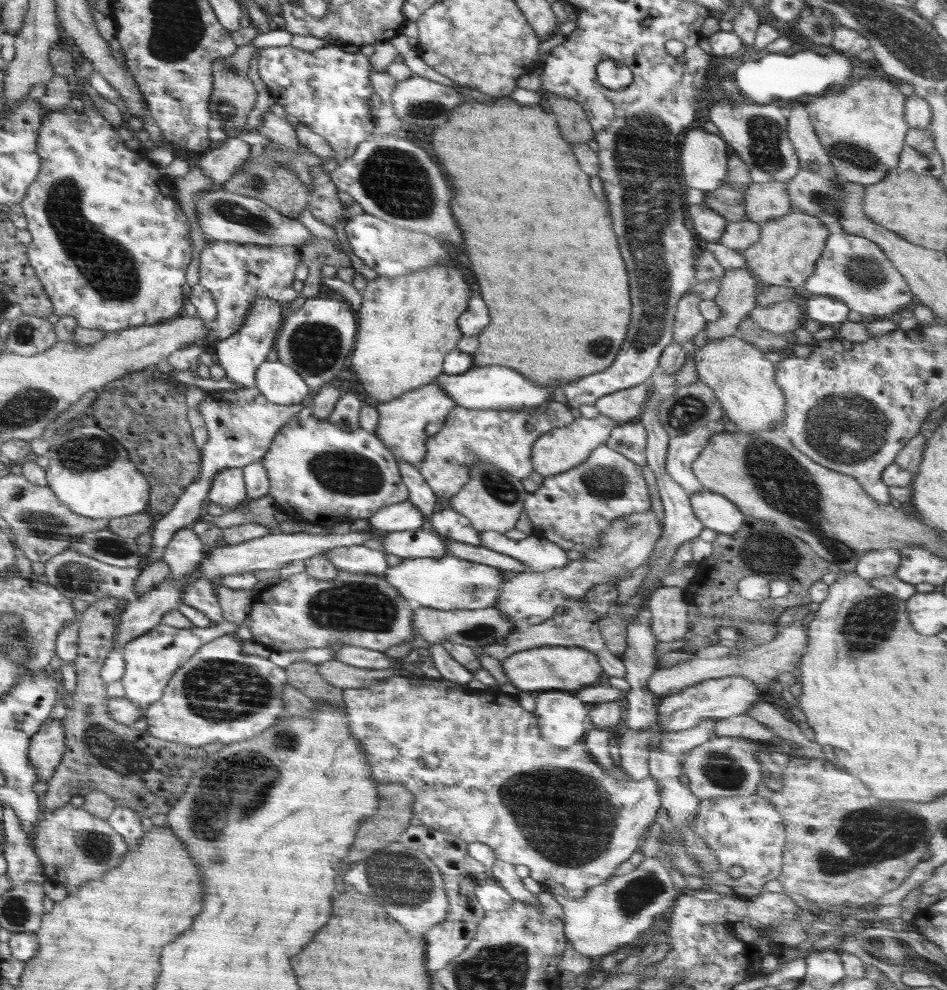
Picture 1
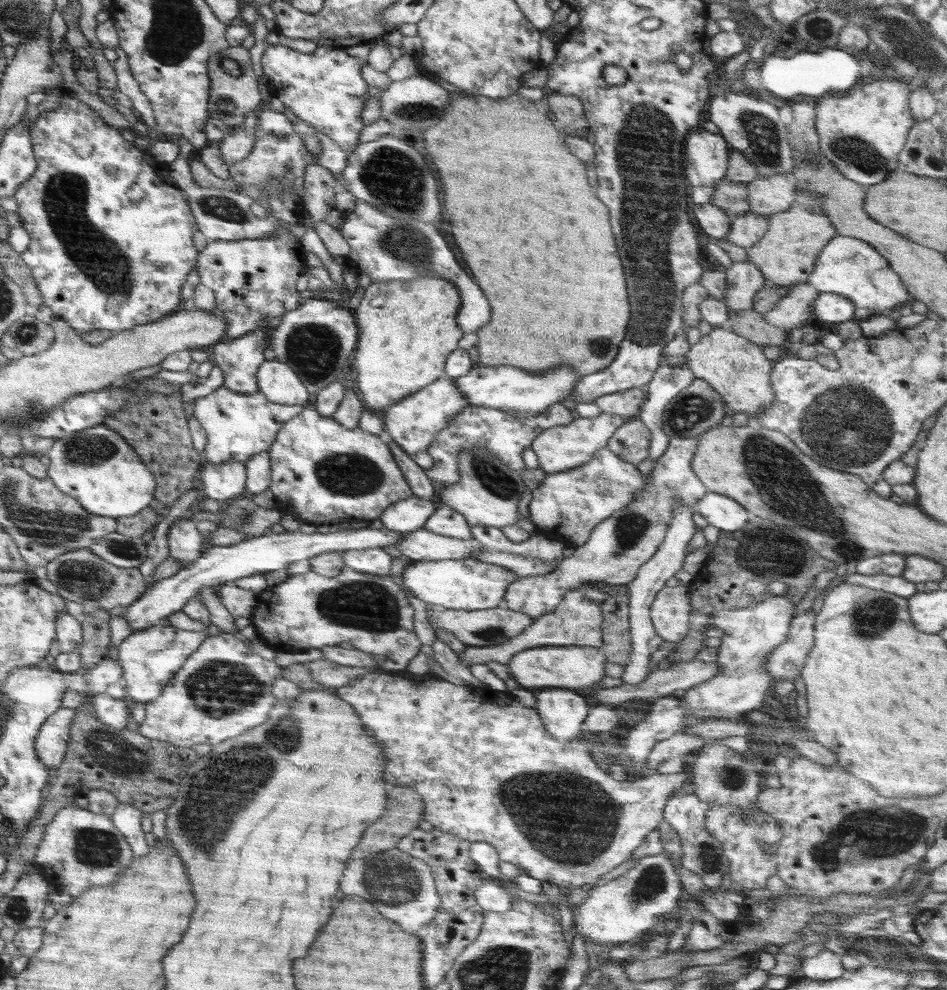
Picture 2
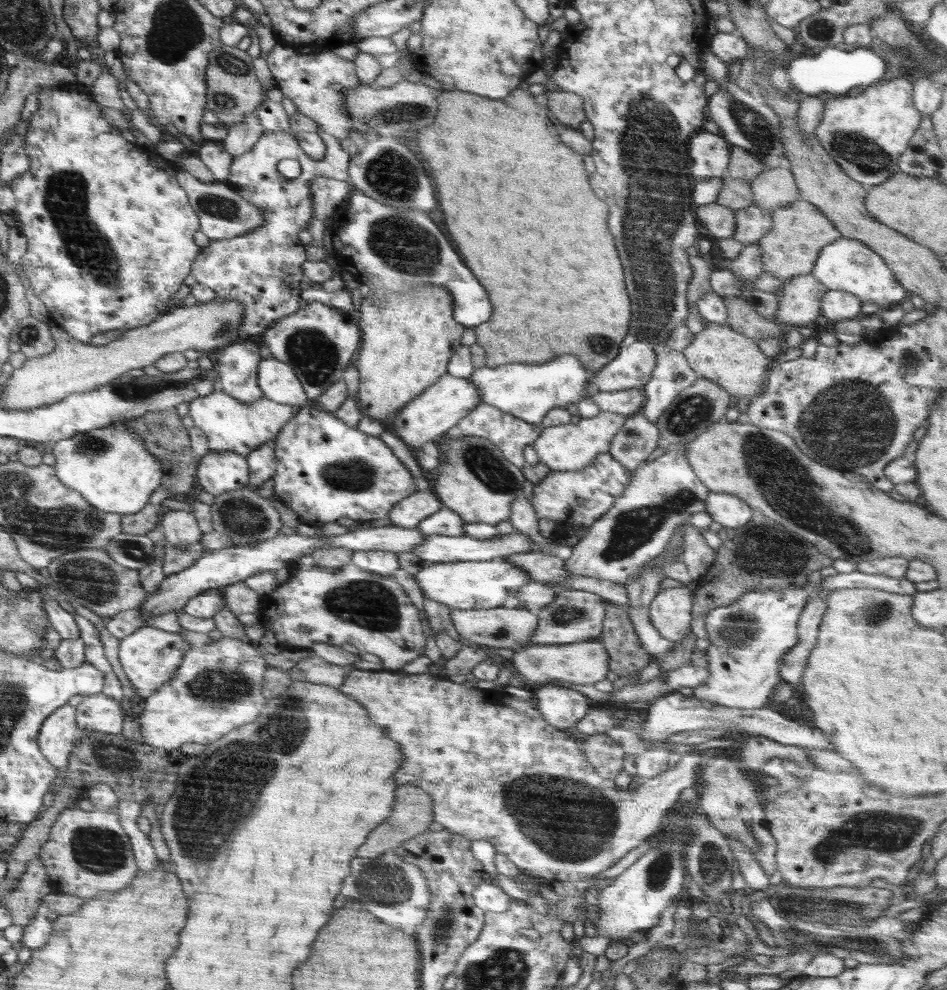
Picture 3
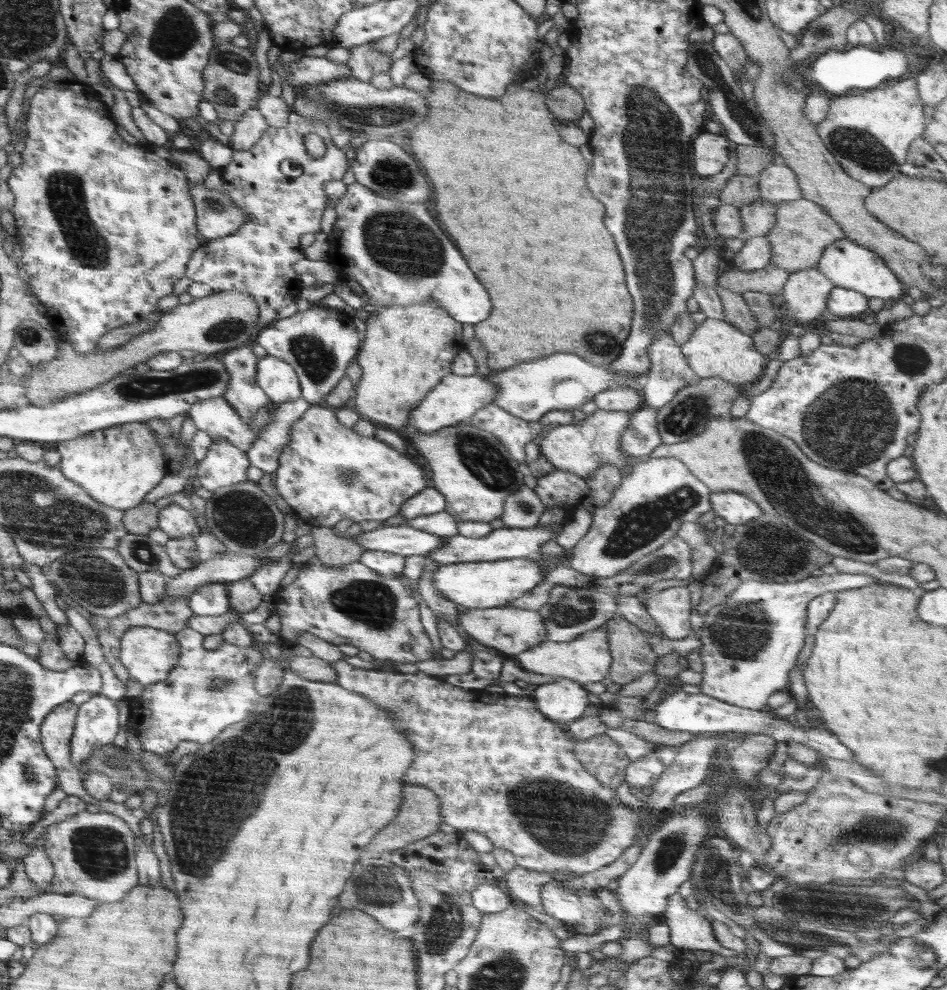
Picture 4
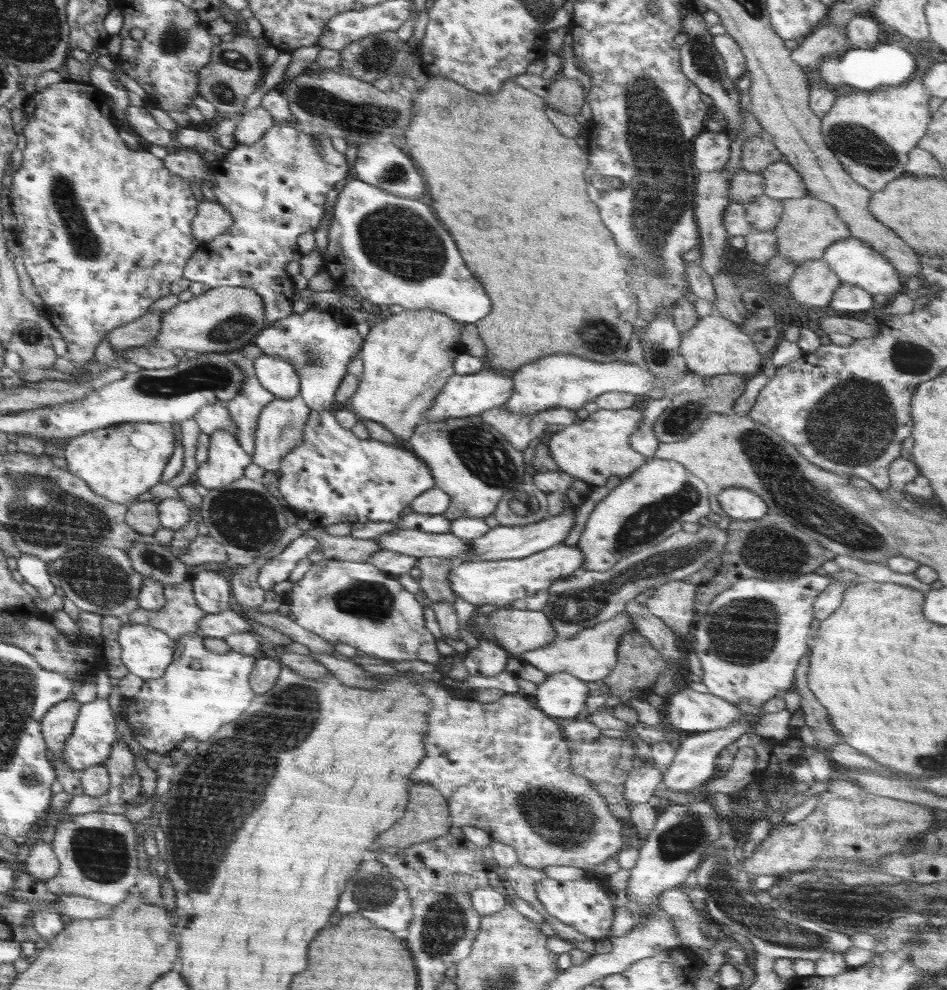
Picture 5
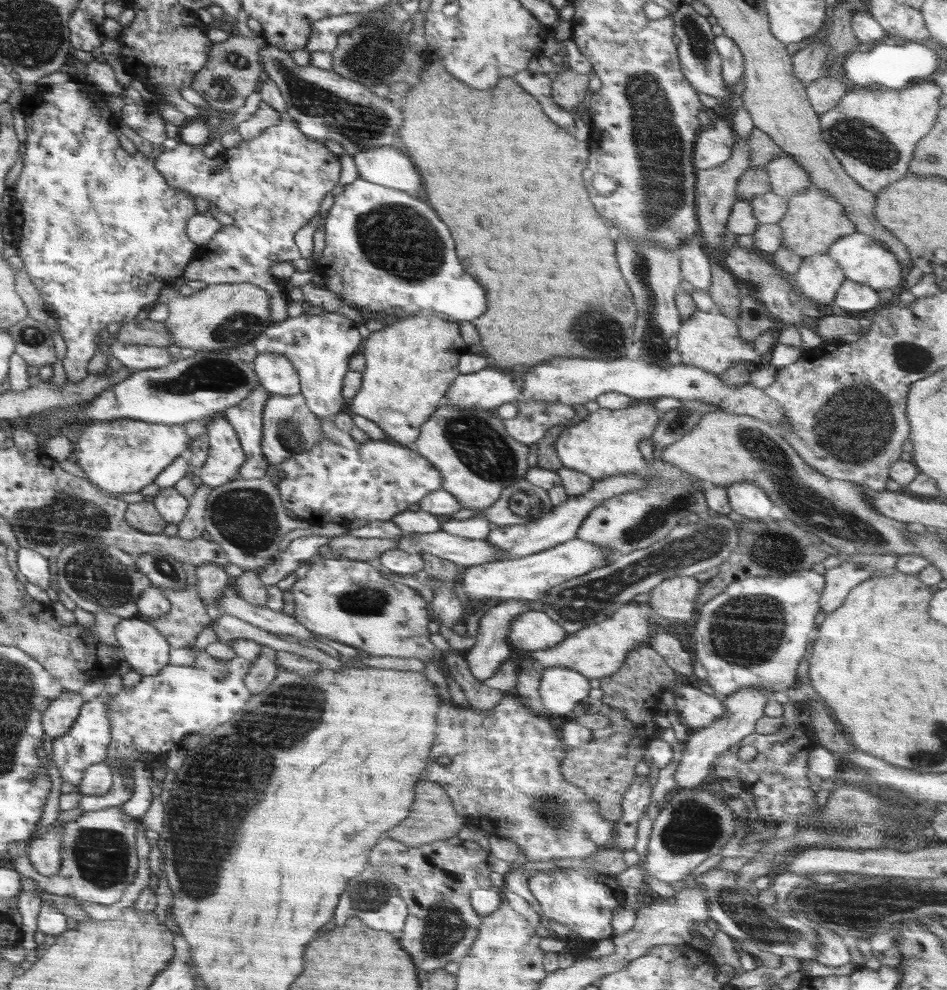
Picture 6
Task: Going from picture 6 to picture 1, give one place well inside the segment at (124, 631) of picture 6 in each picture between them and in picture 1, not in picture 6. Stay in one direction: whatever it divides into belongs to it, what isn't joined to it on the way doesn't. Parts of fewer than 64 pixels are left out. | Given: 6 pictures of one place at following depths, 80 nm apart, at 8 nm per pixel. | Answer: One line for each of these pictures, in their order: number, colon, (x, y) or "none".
1: (152, 660)
2: (150, 658)
3: (150, 657)
4: (148, 654)
5: (146, 651)

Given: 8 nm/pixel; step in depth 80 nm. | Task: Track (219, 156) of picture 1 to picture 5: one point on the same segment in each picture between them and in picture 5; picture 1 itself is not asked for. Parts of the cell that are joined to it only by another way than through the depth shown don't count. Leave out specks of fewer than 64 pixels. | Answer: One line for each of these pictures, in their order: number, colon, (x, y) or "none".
2: (235, 147)
3: (241, 137)
4: (253, 125)
5: (253, 125)

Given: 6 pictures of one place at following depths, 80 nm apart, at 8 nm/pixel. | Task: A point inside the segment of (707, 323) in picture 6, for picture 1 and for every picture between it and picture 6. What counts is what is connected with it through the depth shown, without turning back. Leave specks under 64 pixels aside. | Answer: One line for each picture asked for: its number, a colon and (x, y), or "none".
1: (743, 381)
2: (736, 368)
3: (735, 362)
4: (716, 349)
5: (715, 346)

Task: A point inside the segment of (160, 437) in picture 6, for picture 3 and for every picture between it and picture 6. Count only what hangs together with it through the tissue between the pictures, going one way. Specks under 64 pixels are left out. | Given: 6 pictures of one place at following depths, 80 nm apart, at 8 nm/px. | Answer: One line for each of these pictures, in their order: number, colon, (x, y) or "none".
3: (112, 469)
4: (118, 466)
5: (121, 462)

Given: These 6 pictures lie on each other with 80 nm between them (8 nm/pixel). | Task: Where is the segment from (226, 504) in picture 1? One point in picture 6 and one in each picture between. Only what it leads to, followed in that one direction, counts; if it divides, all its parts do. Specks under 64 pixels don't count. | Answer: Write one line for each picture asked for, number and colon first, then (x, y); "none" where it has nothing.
2: (222, 481)
3: (222, 471)
4: (224, 465)
5: (226, 461)
6: (226, 456)

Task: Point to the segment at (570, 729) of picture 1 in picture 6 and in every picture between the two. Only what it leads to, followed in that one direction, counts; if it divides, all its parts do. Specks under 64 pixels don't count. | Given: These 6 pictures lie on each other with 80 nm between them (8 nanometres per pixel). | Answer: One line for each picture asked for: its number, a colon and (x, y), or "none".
2: (562, 711)
3: (562, 707)
4: (565, 700)
5: (562, 695)
6: (561, 689)

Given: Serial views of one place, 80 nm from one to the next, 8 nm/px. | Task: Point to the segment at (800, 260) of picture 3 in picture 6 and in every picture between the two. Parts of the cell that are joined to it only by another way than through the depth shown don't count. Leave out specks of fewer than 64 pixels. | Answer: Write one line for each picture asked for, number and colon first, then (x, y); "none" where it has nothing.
4: (803, 229)
5: (808, 226)
6: (814, 220)

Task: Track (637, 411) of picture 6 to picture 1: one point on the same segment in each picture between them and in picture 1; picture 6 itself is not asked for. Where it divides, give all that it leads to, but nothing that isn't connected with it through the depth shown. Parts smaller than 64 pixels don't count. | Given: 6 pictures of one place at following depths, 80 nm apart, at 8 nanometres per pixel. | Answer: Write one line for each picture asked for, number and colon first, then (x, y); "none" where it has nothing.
1: (561, 449)
2: (558, 449)
3: (569, 447)
4: (580, 448)
5: (595, 449)

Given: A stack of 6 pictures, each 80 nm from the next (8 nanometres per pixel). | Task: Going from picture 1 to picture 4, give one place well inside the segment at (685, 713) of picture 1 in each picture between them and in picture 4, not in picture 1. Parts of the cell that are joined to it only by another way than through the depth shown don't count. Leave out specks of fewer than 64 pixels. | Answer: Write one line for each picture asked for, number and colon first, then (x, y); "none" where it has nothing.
2: (741, 684)
3: (747, 640)
4: (749, 644)

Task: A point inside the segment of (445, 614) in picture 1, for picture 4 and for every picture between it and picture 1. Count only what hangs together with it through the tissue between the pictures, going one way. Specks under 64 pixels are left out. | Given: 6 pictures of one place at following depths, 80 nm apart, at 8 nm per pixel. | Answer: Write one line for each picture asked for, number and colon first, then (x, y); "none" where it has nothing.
2: (482, 628)
3: (500, 627)
4: (509, 630)

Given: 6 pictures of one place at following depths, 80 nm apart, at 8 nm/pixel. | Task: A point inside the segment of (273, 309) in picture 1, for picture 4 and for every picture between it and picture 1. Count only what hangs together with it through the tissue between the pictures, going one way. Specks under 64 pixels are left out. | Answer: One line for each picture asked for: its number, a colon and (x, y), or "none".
2: (239, 359)
3: (237, 364)
4: (243, 393)

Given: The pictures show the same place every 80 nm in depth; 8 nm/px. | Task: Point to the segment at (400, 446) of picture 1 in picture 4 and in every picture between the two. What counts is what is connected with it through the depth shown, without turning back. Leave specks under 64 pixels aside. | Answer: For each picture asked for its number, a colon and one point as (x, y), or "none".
2: (413, 423)
3: (441, 406)
4: (457, 398)

